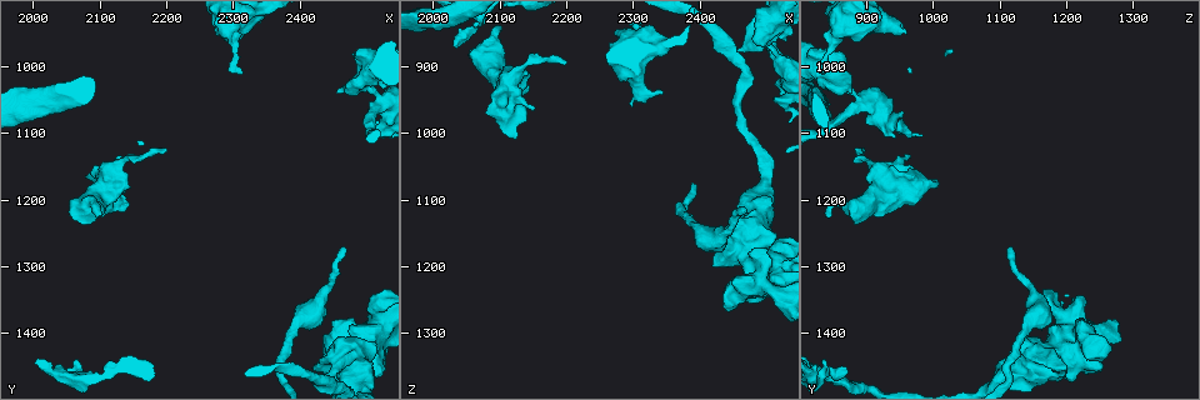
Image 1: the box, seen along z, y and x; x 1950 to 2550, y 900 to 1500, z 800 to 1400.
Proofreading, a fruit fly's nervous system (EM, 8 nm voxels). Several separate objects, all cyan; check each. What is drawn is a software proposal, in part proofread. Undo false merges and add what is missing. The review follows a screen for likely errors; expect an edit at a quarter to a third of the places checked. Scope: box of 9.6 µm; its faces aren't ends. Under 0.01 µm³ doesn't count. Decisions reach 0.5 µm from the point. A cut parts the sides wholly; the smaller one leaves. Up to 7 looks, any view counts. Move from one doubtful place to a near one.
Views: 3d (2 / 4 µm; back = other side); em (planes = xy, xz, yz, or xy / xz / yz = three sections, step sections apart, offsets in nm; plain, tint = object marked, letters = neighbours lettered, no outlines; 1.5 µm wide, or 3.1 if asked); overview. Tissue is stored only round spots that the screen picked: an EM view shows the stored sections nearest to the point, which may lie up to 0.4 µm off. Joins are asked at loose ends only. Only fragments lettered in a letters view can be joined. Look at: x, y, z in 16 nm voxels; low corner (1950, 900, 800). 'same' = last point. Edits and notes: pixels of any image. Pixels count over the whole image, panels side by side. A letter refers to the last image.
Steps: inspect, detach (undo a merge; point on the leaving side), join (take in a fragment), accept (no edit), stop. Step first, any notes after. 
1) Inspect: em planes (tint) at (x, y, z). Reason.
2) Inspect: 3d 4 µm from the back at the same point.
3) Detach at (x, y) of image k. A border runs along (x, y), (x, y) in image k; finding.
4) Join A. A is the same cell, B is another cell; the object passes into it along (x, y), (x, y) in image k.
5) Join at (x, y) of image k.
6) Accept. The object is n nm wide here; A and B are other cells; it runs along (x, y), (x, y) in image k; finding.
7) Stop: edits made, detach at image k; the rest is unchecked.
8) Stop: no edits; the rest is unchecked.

Inspect: 3d 4 µm at (2100, 1220, 845). An open end.

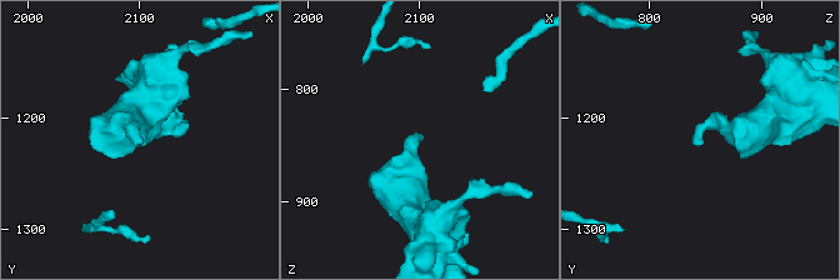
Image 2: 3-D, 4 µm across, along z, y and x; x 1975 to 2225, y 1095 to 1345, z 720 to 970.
Inspect: em yz step 8 (tint) at (2100, 1224, 840). Need the tissue.

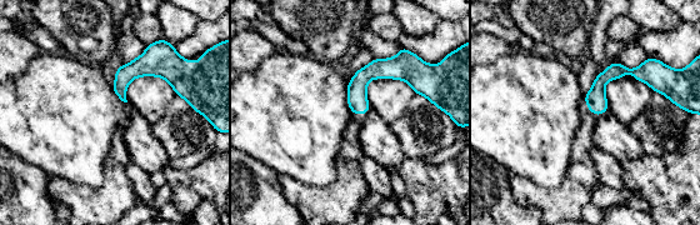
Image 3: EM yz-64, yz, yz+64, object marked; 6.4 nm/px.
Inspect: em planes (letters) at the same point. Another direction.

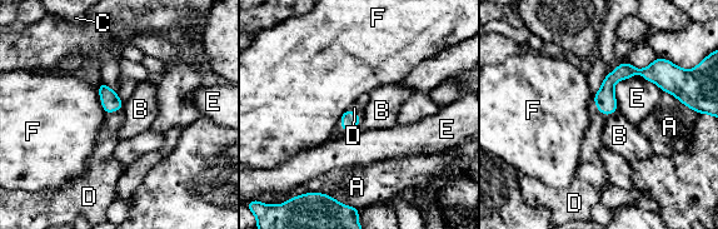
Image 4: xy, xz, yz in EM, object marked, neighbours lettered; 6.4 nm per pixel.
Join D. The object is 110 nm wide here; D is the same cell, A, B, C, E and F are other cells; the object passes into it along (606, 101), (598, 109), (592, 144) in image 4; the neuron continues.

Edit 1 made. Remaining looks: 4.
Inspect: overview. Redraw.

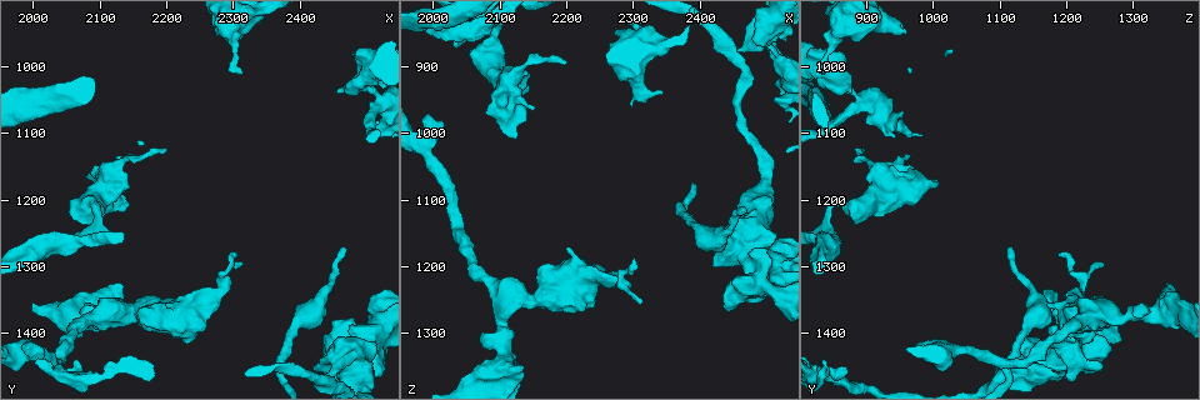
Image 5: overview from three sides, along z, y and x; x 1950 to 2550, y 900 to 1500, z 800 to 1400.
Inspect: em planes (tint) at (2295, 950, 960). Free end.

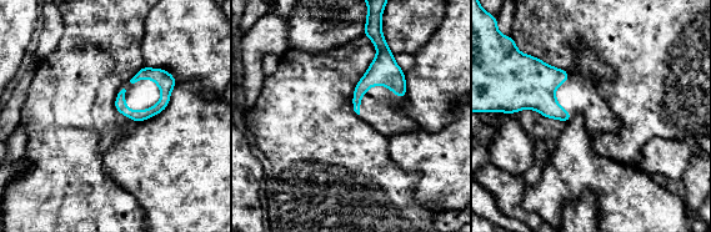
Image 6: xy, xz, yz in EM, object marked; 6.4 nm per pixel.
Inspect: em planes (letters) at the same point.

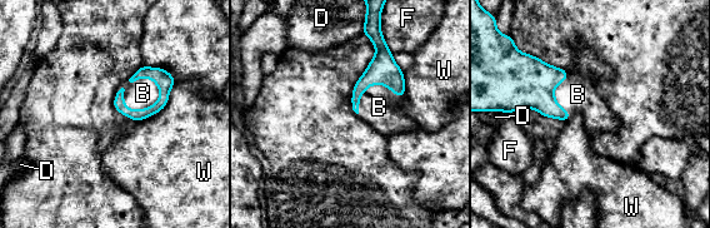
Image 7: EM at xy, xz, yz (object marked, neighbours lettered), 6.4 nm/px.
Join B. B is the same cell, D, F and W are other cells; the object passes into it along (136, 115), (131, 109), (143, 93) in image 7; it goes on there.

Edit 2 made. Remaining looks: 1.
Stop: edits made, join at image 4, join at image 7; the rest is unchecked.

